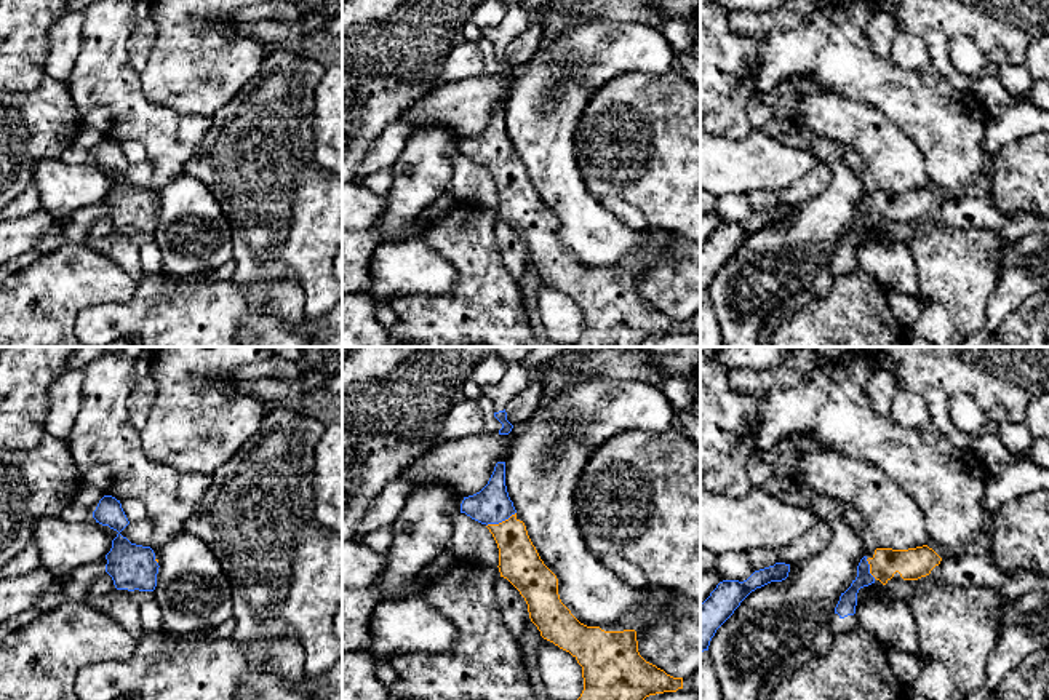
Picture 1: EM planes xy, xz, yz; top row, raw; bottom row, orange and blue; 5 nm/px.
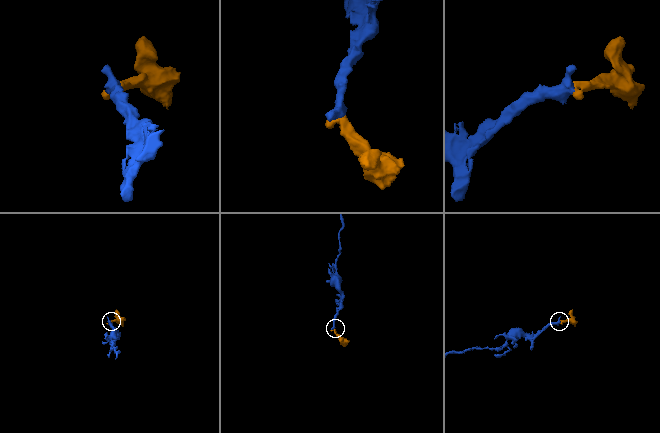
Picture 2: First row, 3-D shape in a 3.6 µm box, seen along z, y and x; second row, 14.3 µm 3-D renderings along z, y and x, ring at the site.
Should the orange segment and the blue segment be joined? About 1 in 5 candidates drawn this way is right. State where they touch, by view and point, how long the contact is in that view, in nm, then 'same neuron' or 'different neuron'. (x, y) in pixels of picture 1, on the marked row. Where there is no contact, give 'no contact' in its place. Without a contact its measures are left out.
meets orange in xz at (502, 521); contact 170 nm long; same neuron

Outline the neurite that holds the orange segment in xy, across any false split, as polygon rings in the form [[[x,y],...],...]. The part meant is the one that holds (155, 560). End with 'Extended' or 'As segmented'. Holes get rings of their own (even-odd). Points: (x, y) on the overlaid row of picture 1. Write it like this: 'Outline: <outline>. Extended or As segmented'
Outline: [[[104,495],[93,511],[93,518],[118,532],[106,555],[106,572],[112,577],[115,588],[154,591],[160,567],[158,559],[150,547],[131,543],[120,534],[130,524],[120,500]]]. Extended

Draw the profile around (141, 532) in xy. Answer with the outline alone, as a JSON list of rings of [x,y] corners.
[[[146,516],[136,523],[130,523],[120,534],[131,543],[150,547],[154,542],[154,523]]]

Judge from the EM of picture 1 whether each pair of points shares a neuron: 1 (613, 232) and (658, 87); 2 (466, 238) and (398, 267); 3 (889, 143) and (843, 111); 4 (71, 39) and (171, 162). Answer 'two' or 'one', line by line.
1: two
2: two
3: one
4: two

